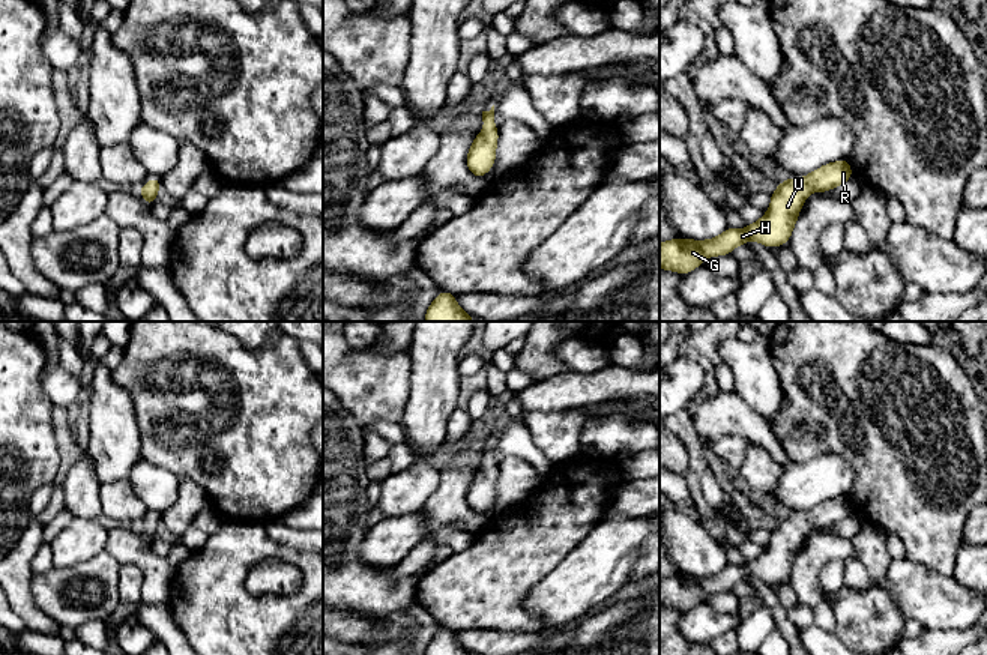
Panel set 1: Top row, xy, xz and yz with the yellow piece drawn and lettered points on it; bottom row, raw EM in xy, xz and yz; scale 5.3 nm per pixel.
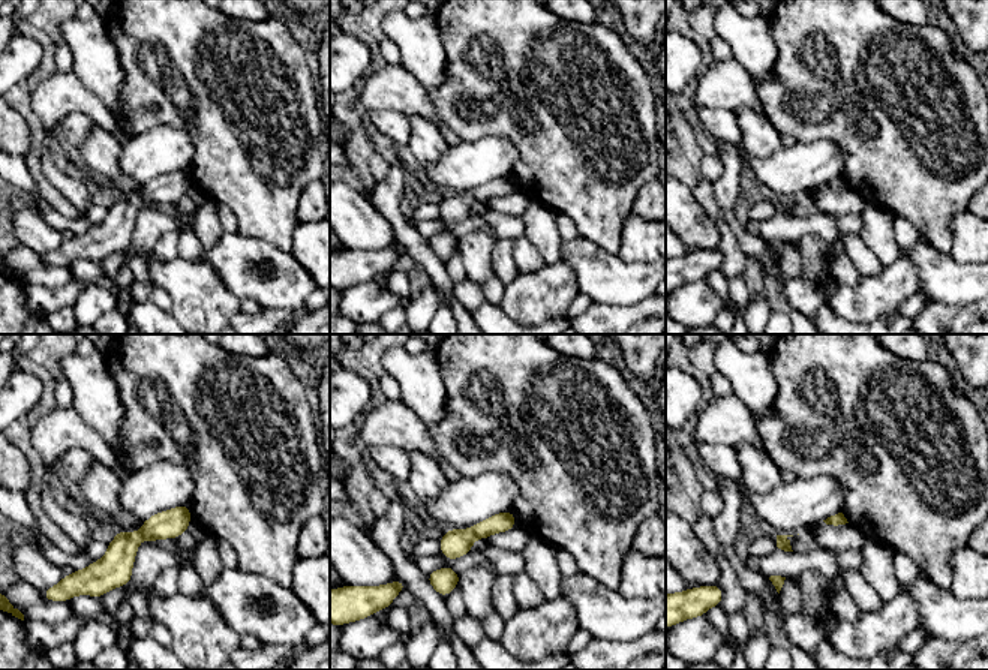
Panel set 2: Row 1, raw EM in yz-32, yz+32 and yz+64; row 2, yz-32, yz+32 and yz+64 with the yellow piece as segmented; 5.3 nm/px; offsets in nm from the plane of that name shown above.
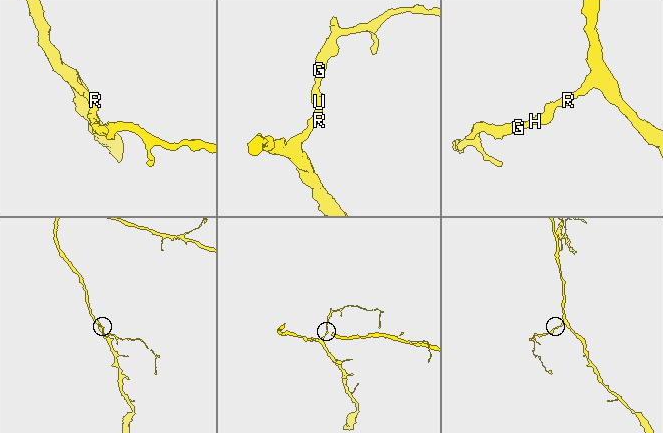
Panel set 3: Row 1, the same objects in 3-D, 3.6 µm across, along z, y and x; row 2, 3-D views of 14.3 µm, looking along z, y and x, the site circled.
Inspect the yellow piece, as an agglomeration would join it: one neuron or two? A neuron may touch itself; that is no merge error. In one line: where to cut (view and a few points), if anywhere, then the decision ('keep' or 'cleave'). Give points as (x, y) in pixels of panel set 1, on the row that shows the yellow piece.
no cut; keep

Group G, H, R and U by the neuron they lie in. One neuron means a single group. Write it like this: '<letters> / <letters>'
G H R U

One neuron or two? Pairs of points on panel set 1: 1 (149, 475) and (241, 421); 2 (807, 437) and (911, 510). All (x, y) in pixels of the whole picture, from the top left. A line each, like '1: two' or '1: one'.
1: two
2: one

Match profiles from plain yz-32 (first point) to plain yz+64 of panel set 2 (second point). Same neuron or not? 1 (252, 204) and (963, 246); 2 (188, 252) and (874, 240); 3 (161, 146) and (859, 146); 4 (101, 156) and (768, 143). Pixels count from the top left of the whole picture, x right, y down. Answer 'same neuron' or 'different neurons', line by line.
1: different neurons
2: different neurons
3: different neurons
4: same neuron

